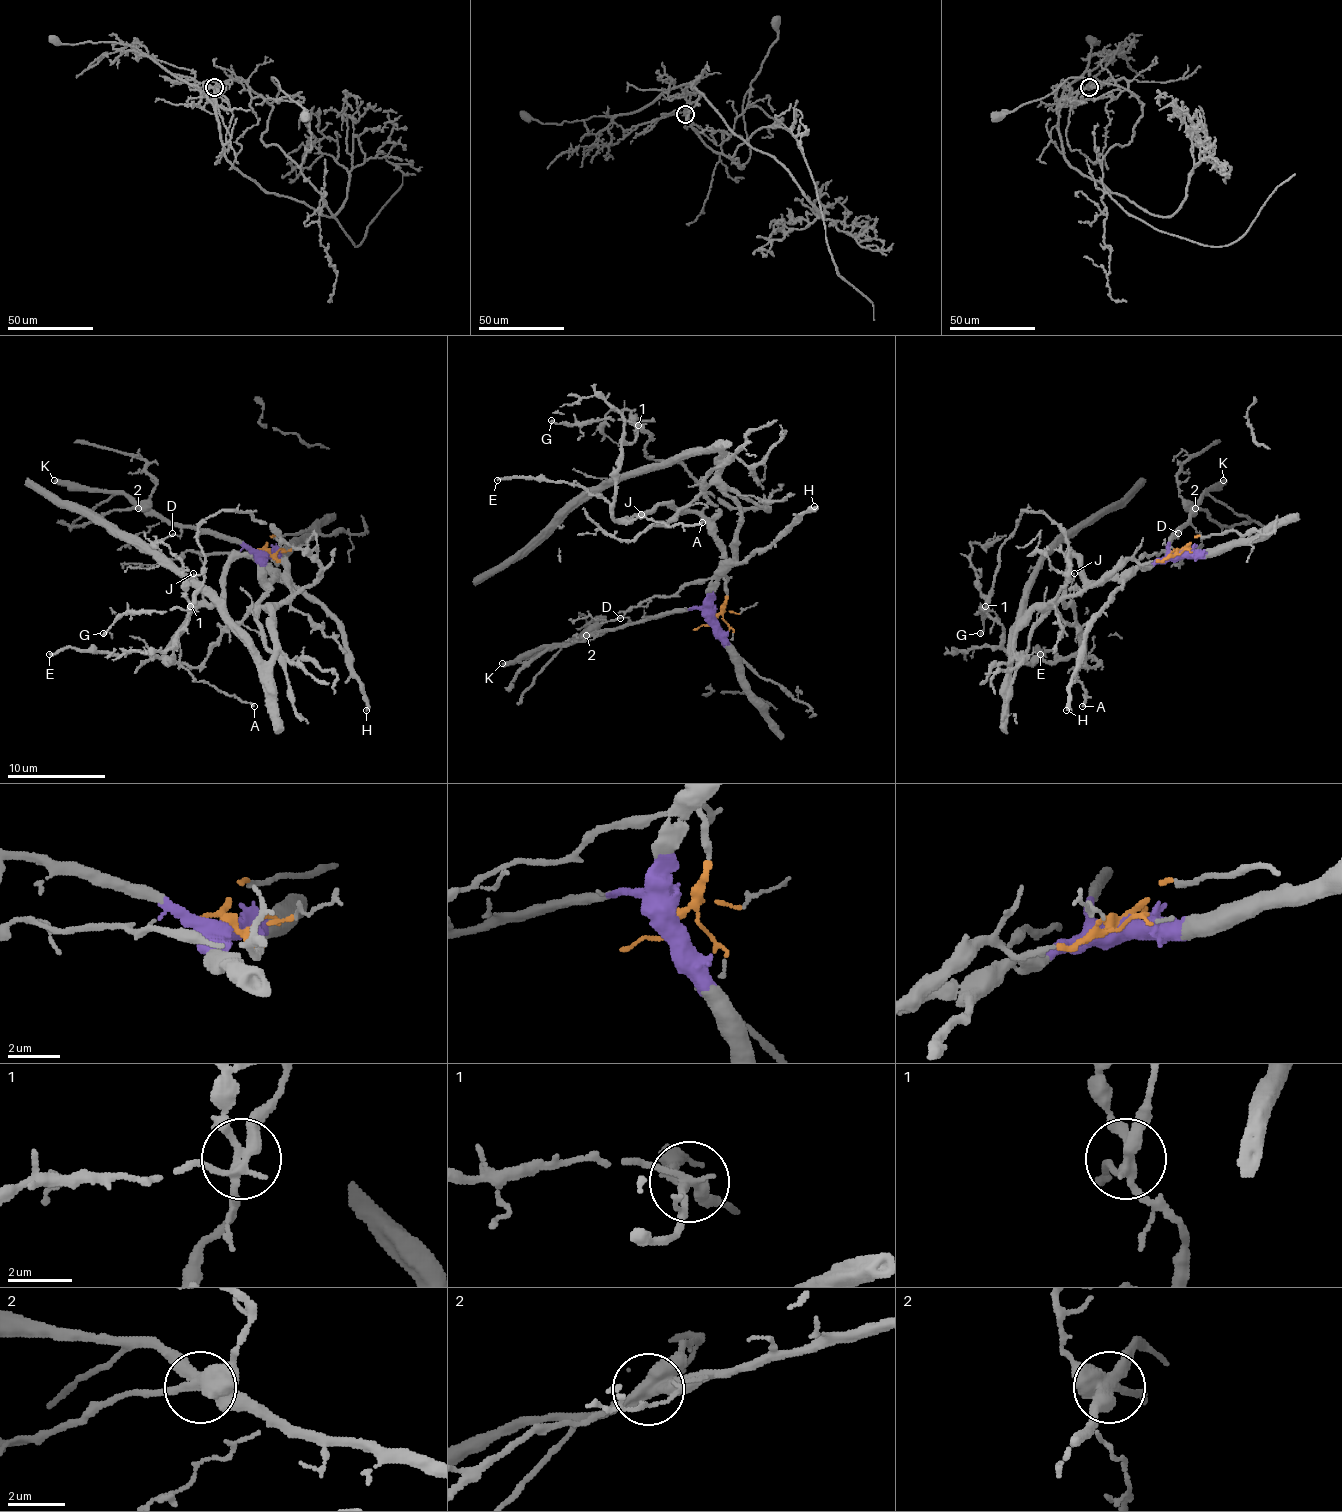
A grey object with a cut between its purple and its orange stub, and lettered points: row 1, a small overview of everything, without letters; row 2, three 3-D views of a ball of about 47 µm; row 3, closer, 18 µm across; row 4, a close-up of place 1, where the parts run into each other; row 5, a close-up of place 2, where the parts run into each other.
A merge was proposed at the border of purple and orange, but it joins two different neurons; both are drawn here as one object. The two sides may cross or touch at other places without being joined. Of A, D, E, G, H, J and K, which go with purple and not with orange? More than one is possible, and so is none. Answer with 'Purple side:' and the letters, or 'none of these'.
Purple side: A, D, E, H, J, K

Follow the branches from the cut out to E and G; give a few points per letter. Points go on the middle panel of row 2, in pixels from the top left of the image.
E: (713, 619), (721, 545), (699, 513), (654, 506), (615, 518), (602, 498), (573, 483), (524, 476), (496, 481)
G: (713, 619), (738, 501), (768, 508), (726, 506), (679, 464), (647, 456), (652, 434), (635, 422), (551, 419)

